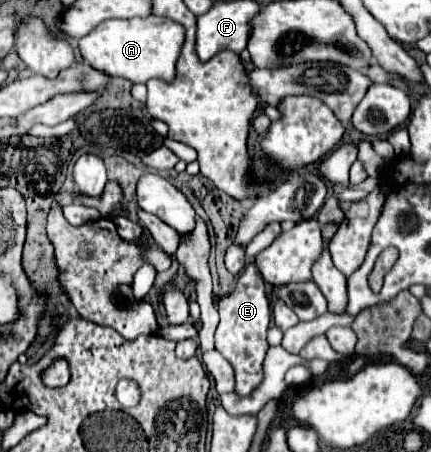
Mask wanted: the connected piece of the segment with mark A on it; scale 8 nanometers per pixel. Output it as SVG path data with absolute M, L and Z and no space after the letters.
M131 18L131 20L109 20L101 22L91 34L79 40L83 60L93 68L103 70L111 76L127 78L131 82L147 82L159 78L171 82L175 78L175 62L185 42L185 28L169 18Z

